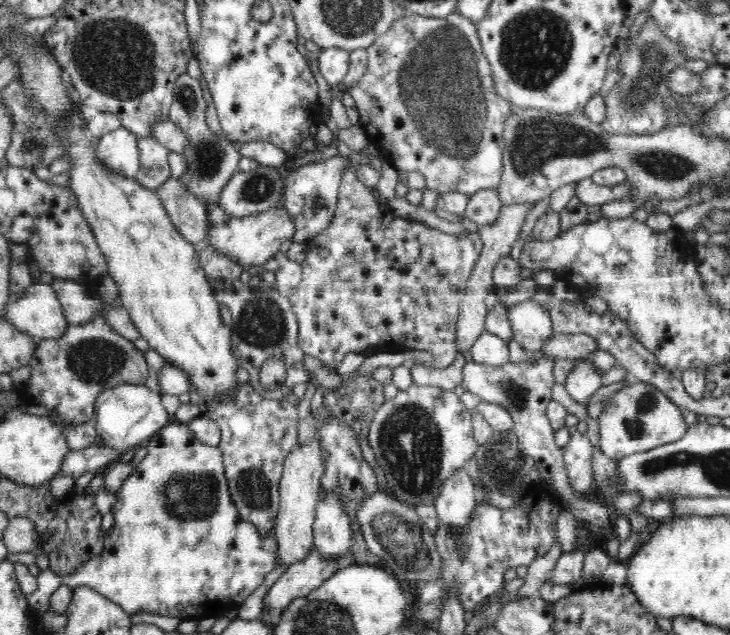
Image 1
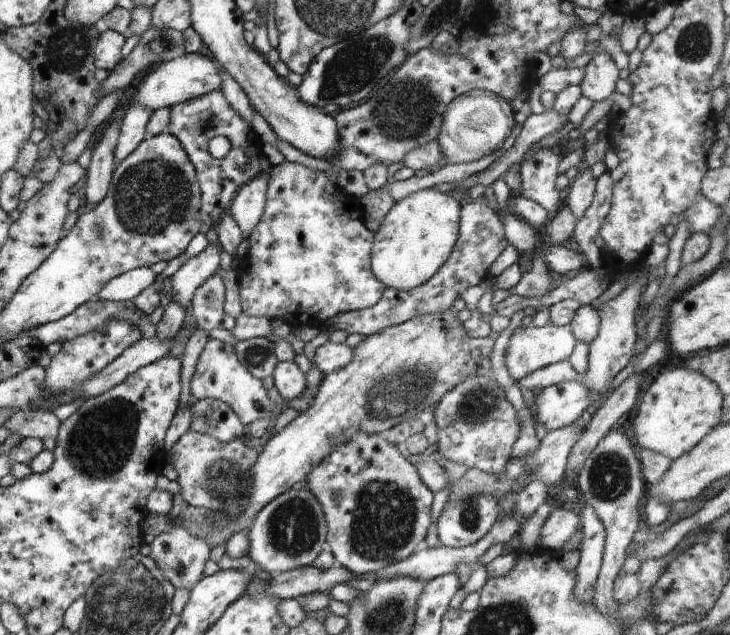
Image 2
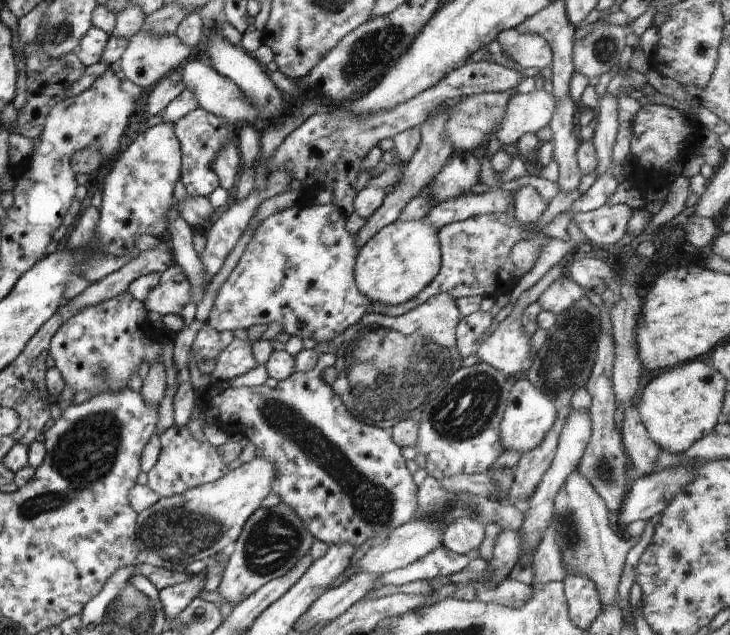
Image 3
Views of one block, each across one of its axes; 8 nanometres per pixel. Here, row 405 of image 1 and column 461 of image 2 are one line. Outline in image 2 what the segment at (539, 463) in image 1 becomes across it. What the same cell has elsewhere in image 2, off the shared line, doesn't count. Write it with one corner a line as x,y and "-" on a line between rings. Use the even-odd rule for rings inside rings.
475,493
474,495
468,496
468,498
458,499
453,503
448,503
445,508
440,512
436,520
436,530
438,531
439,543
444,547
464,549
465,547
474,545
479,542
492,526
497,522
498,516
498,504
499,500
493,493

